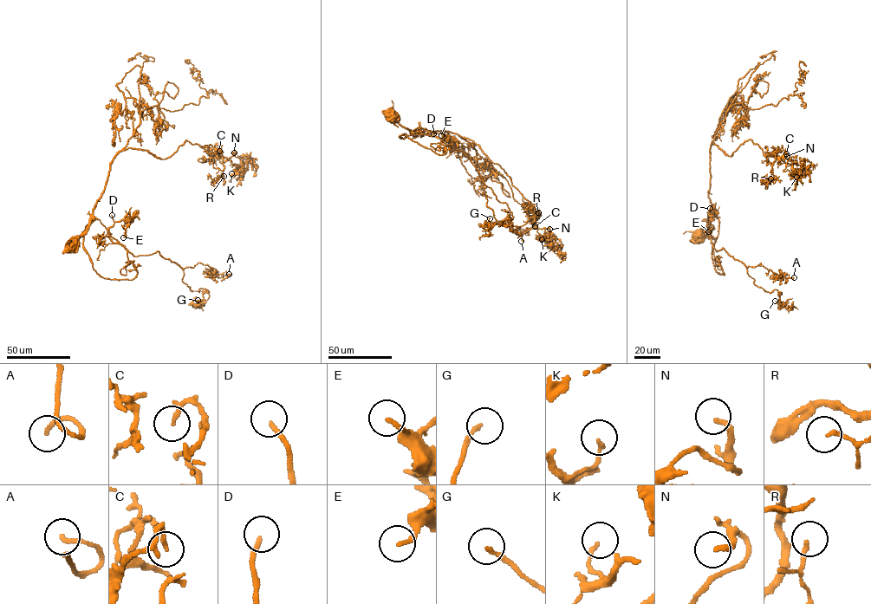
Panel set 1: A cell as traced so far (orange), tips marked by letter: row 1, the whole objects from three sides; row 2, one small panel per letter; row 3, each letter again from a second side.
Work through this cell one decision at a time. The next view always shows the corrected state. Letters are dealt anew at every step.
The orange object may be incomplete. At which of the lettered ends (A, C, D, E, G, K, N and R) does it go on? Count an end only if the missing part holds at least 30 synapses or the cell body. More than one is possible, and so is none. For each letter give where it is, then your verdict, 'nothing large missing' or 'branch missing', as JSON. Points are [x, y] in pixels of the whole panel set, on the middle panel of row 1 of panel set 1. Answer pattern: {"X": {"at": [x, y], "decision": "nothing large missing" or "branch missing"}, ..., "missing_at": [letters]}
{"A": {"at": [521, 241], "decision": "branch missing"}, "C": {"at": [535, 226], "decision": "nothing large missing"}, "D": {"at": [433, 133], "decision": "branch missing"}, "E": {"at": [441, 135], "decision": "branch missing"}, "G": {"at": [490, 218], "decision": "nothing large missing"}, "K": {"at": [542, 239], "decision": "nothing large missing"}, "N": {"at": [549, 229], "decision": "branch missing"}, "R": {"at": [538, 212], "decision": "nothing large missing"}, "missing_at": ["A", "D", "E", "N"]}

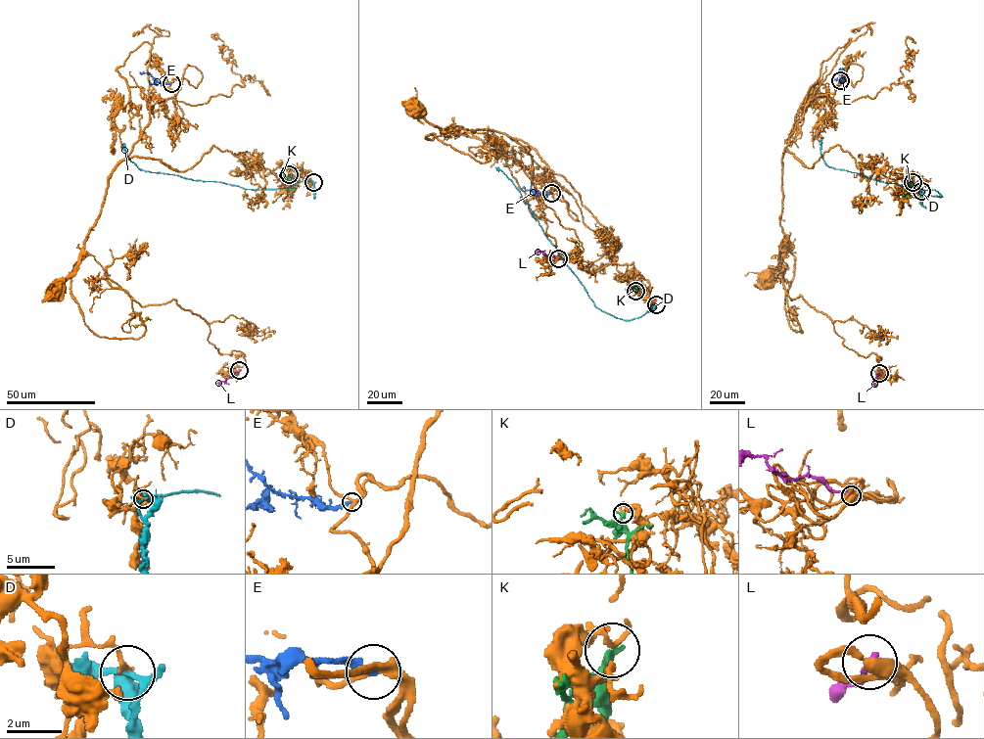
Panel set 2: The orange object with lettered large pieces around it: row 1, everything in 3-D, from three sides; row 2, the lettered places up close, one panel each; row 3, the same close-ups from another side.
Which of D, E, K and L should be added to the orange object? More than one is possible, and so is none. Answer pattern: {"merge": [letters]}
{"merge": []}

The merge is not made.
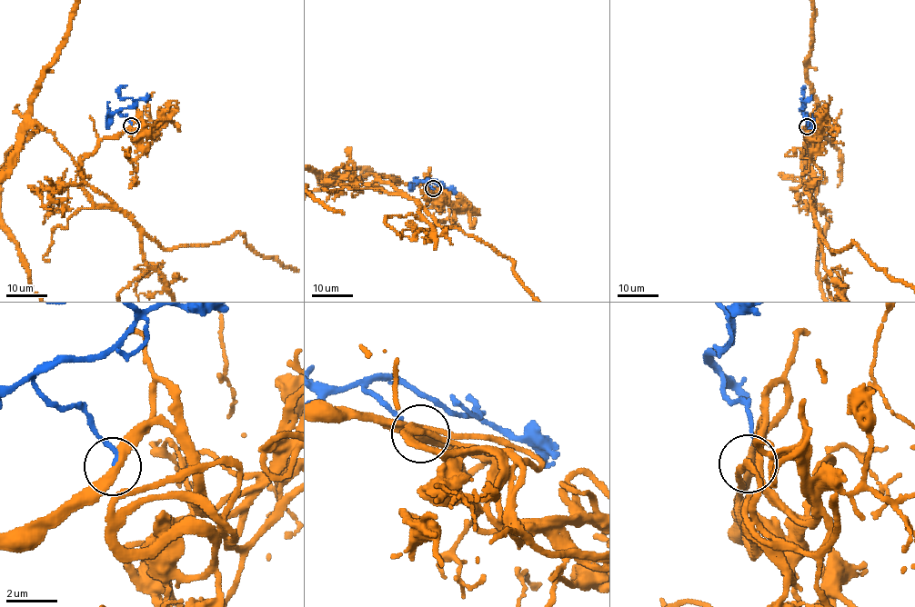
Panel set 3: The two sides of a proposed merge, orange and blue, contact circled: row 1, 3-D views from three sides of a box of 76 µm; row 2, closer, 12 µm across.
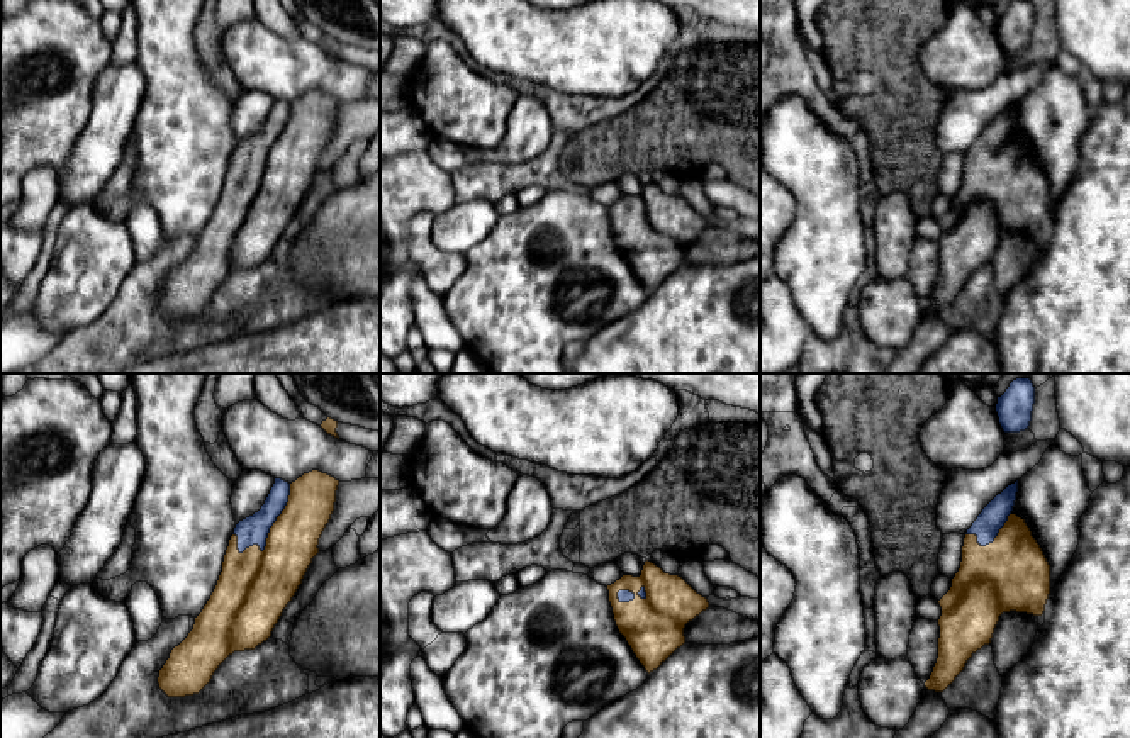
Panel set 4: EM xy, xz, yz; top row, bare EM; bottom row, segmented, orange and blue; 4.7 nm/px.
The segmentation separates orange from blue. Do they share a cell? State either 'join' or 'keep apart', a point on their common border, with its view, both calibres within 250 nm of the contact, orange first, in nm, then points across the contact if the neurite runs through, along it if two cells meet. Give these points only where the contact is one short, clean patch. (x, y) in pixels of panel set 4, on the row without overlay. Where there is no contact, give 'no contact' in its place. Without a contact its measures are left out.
join; meets orange in xy at (270, 148); 280 nm thick on the orange side, 140 nm on the other

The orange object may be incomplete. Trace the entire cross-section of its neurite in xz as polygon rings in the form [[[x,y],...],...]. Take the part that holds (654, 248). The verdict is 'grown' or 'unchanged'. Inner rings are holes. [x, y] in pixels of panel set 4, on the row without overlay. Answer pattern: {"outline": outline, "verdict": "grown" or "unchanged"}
{"outline": [[[645,182],[641,195],[607,205],[619,253],[650,294],[685,263],[684,248],[709,227],[682,197]]], "verdict": "grown"}

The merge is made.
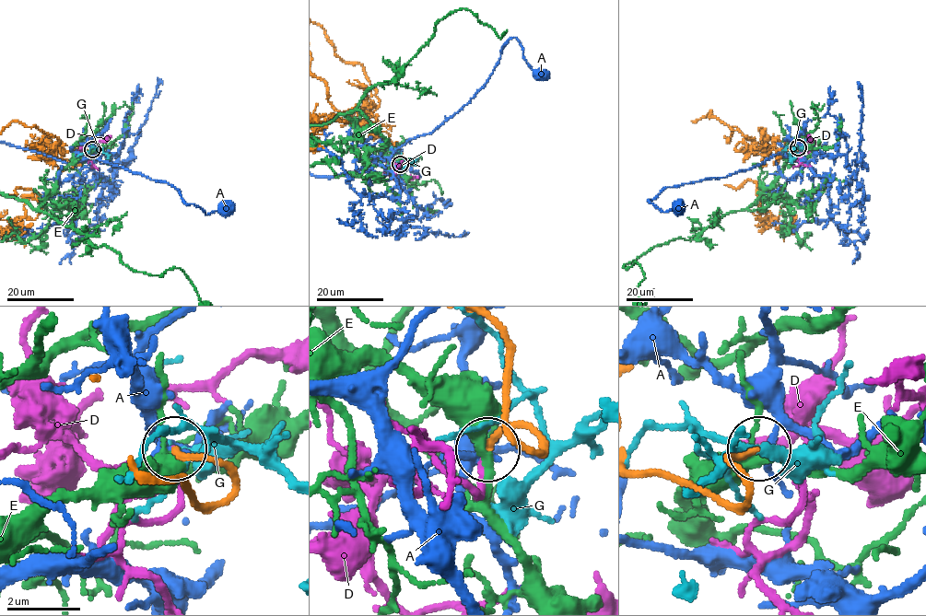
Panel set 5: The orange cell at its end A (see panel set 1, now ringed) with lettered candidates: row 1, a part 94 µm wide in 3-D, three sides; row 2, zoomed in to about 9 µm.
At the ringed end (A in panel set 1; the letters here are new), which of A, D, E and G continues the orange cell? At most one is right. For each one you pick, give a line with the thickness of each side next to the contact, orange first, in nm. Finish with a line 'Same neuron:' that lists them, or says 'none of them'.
D: 160/150 nm
Same neuron: D

